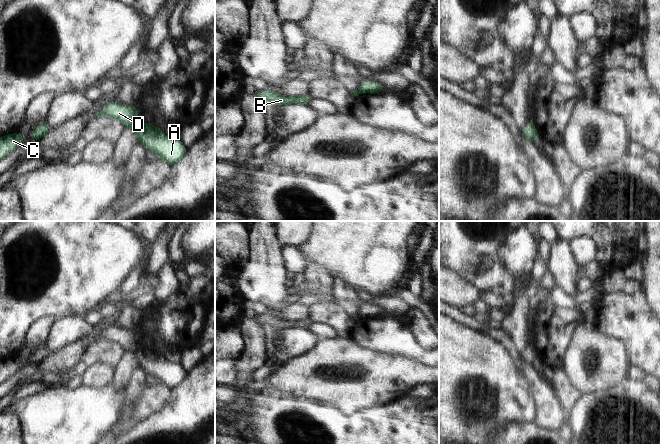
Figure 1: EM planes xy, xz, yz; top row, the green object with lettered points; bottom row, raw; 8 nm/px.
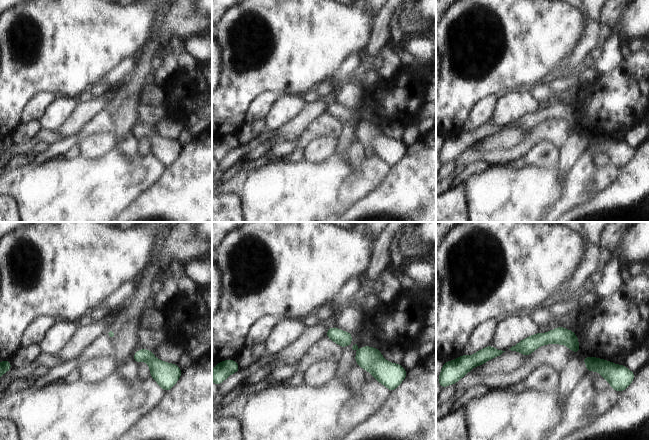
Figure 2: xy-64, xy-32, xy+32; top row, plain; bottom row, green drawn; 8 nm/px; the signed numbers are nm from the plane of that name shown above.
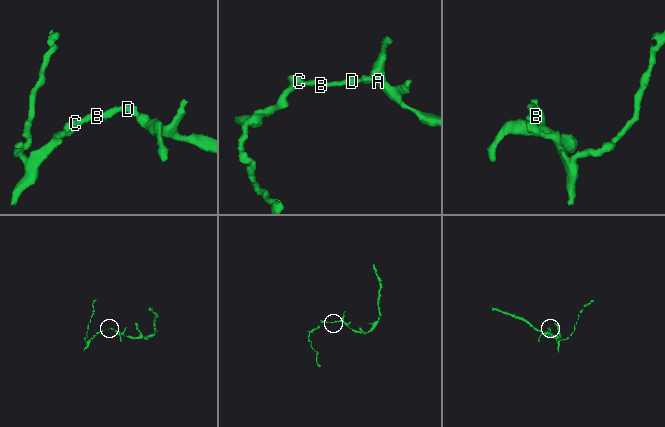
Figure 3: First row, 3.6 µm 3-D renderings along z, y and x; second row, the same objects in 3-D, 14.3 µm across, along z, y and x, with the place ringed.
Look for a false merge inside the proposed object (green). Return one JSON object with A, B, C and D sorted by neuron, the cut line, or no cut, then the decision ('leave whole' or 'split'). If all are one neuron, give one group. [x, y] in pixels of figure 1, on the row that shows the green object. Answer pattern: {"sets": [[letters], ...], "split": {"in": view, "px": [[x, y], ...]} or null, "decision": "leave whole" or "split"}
{"sets": [["A"], ["B", "C", "D"]], "split": {"in": "xz", "px": [[359, 88], [362, 92]]}, "decision": "split"}

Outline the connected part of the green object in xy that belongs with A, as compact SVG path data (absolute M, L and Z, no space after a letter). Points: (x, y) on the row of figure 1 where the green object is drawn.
M145 122L134 132L146 151L157 154L170 166L180 161L186 153L187 147L180 140L169 139L157 126Z

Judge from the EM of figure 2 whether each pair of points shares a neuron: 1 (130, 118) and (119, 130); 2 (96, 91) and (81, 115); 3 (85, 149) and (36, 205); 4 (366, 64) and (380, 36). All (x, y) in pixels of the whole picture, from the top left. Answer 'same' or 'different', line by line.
1: same
2: different
3: different
4: same

